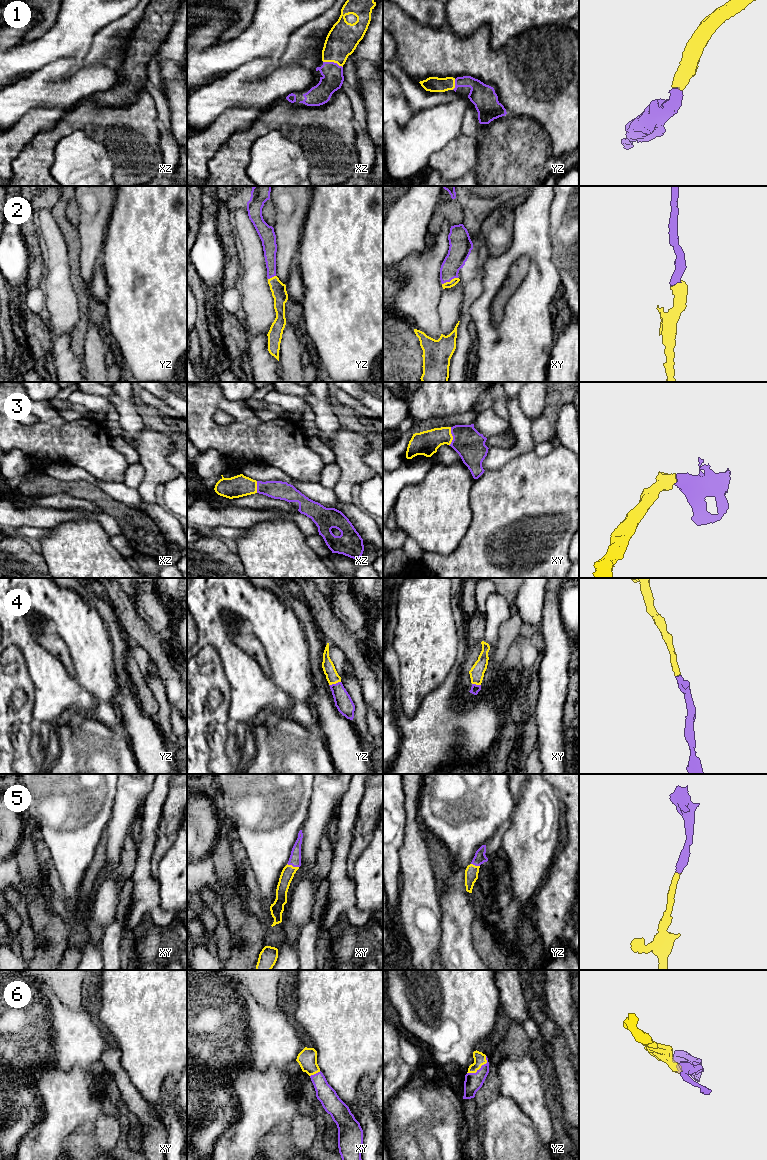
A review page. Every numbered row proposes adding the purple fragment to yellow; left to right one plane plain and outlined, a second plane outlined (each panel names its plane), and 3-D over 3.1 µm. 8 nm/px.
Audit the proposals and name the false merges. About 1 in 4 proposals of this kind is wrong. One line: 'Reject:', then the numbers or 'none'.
Reject: none

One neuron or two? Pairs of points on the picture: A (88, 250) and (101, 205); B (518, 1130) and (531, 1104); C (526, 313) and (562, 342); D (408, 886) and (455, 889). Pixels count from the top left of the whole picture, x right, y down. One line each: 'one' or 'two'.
A: one
B: two
C: two
D: two

